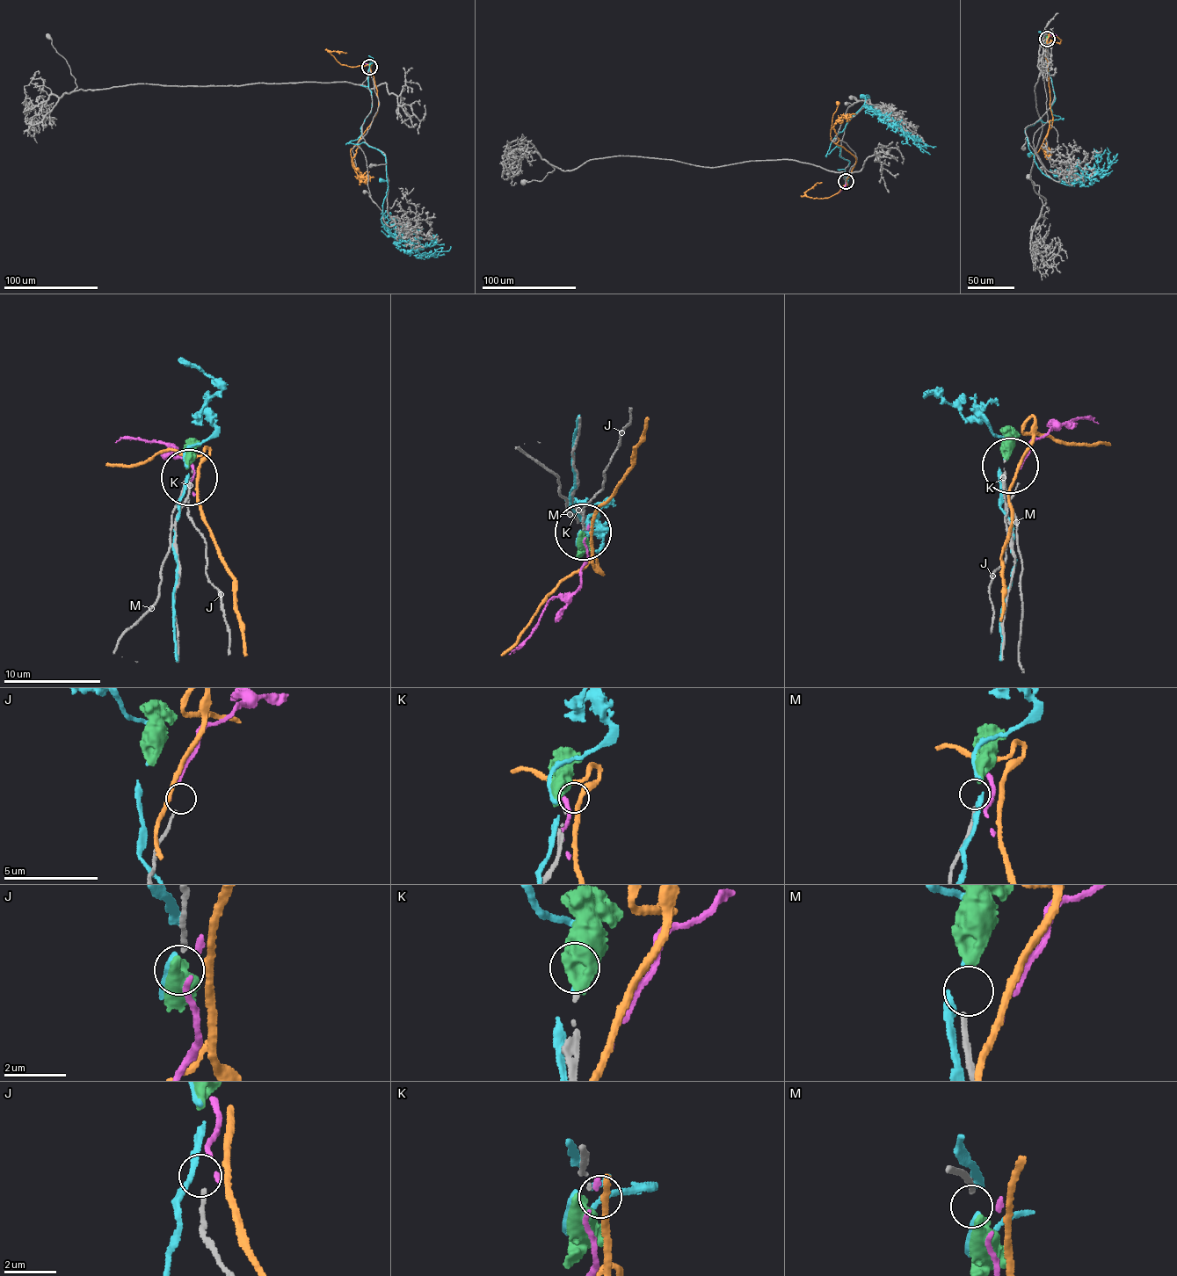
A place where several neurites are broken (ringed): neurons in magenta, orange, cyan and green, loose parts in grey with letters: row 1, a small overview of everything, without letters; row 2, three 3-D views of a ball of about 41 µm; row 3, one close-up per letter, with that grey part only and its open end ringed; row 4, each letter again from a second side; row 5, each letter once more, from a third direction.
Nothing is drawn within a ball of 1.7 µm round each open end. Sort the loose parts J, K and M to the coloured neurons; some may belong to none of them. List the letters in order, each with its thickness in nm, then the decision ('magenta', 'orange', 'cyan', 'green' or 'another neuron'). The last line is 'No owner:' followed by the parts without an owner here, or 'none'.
J: 140 nm | another neuron
K: 100 nm | another neuron
M: 160 nm | green
No owner: J, K

